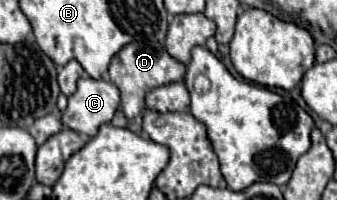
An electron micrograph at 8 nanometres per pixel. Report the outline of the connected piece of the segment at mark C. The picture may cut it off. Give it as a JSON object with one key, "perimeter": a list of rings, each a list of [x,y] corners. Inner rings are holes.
{"perimeter":[[[82,76],[78,90],[68,98],[62,124],[86,138],[94,138],[102,124],[112,122],[118,106],[120,90],[112,82]]]}

